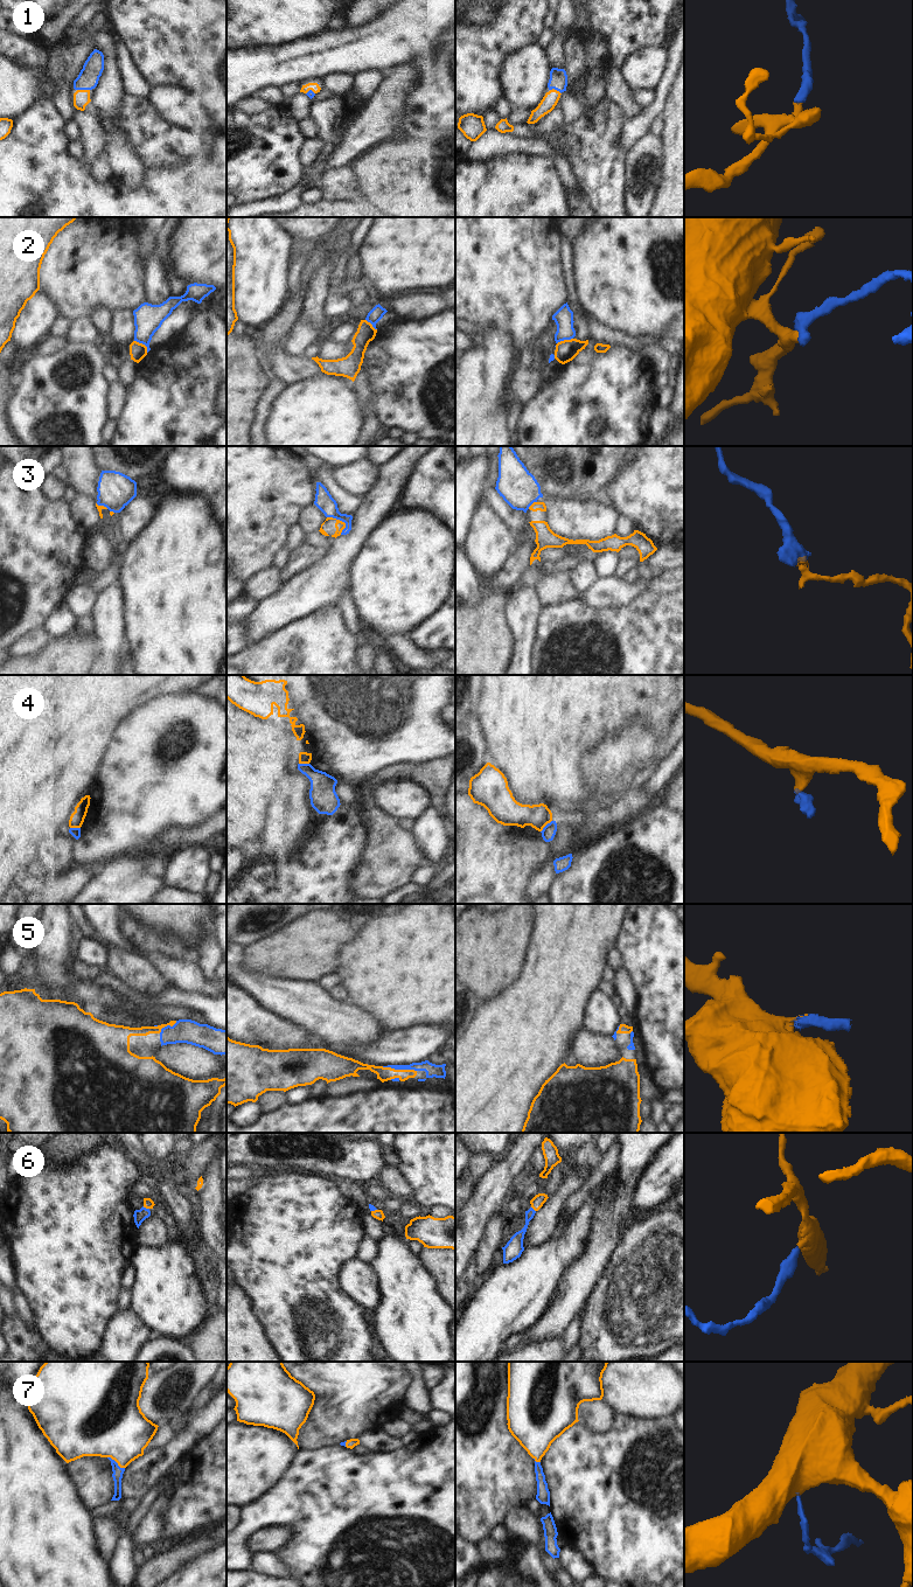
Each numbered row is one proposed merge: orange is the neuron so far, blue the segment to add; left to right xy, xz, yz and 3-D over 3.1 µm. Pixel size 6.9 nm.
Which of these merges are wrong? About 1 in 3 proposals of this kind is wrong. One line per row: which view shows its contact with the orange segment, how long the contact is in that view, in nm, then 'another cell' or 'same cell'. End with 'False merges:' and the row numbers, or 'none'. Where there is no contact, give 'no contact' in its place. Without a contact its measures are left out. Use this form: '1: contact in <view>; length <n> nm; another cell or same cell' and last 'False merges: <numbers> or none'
1: contact in xy; length 90 nm; same cell
2: contact in xy; length 130 nm; another cell
3: contact in xz; length 160 nm; another cell
4: contact in yz; length 120 nm; another cell
5: contact in xz; length 240 nm; same cell
6: contact in xy; length 50 nm; same cell
7: contact in xy; length 150 nm; same cell
False merges: 2, 3, 4

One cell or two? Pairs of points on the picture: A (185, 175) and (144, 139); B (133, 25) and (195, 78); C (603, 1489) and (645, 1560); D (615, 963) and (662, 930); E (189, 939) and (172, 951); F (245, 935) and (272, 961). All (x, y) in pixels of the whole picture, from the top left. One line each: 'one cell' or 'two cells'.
A: two cells
B: one cell
C: one cell
D: two cells
E: two cells
F: two cells

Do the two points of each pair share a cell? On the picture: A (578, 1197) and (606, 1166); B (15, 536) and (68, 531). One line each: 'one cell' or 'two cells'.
A: one cell
B: one cell

